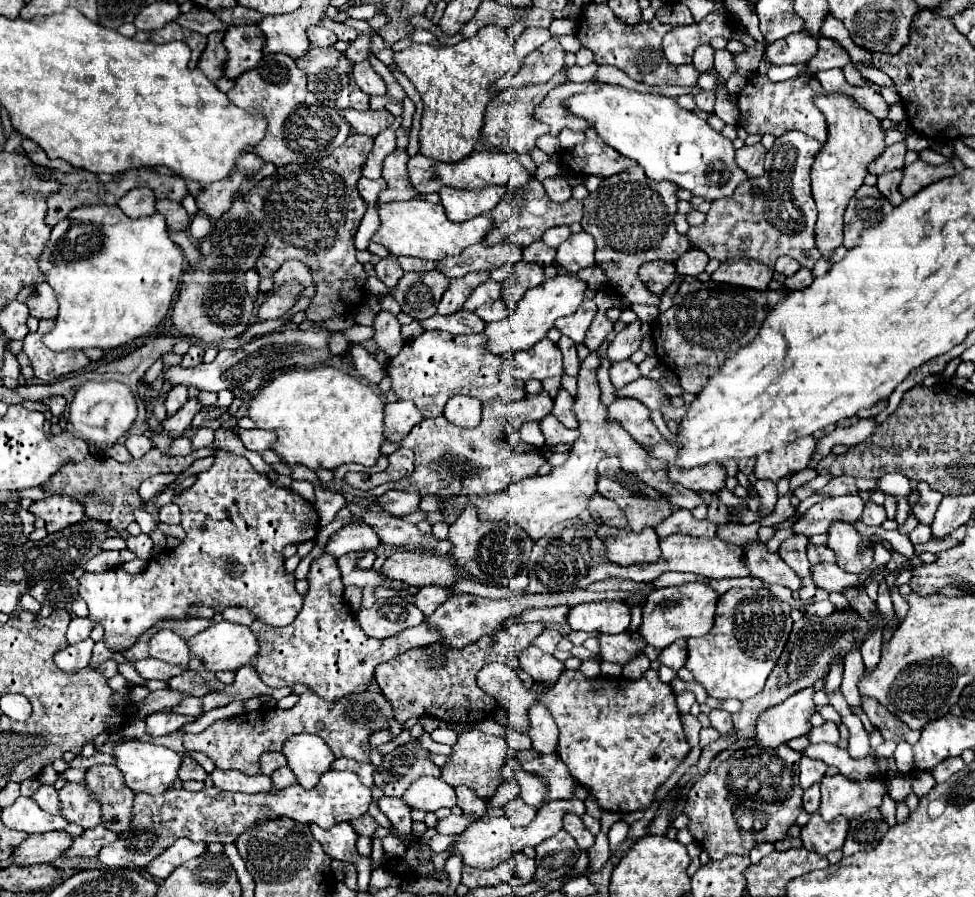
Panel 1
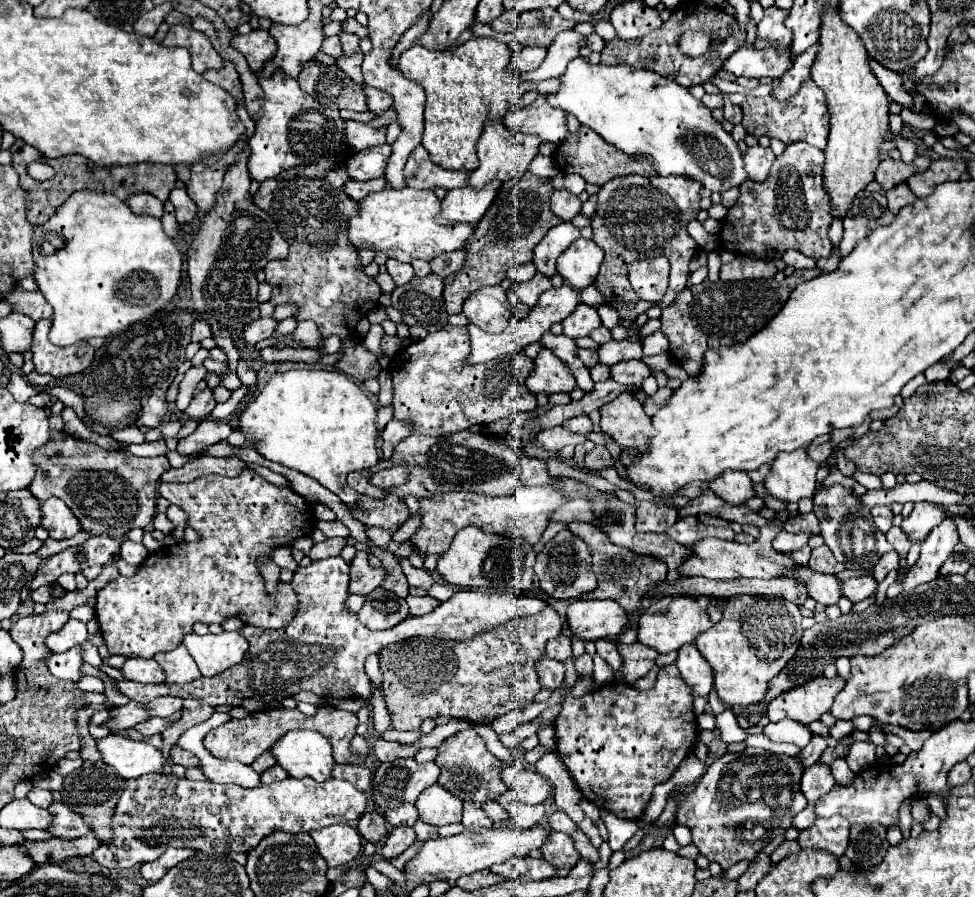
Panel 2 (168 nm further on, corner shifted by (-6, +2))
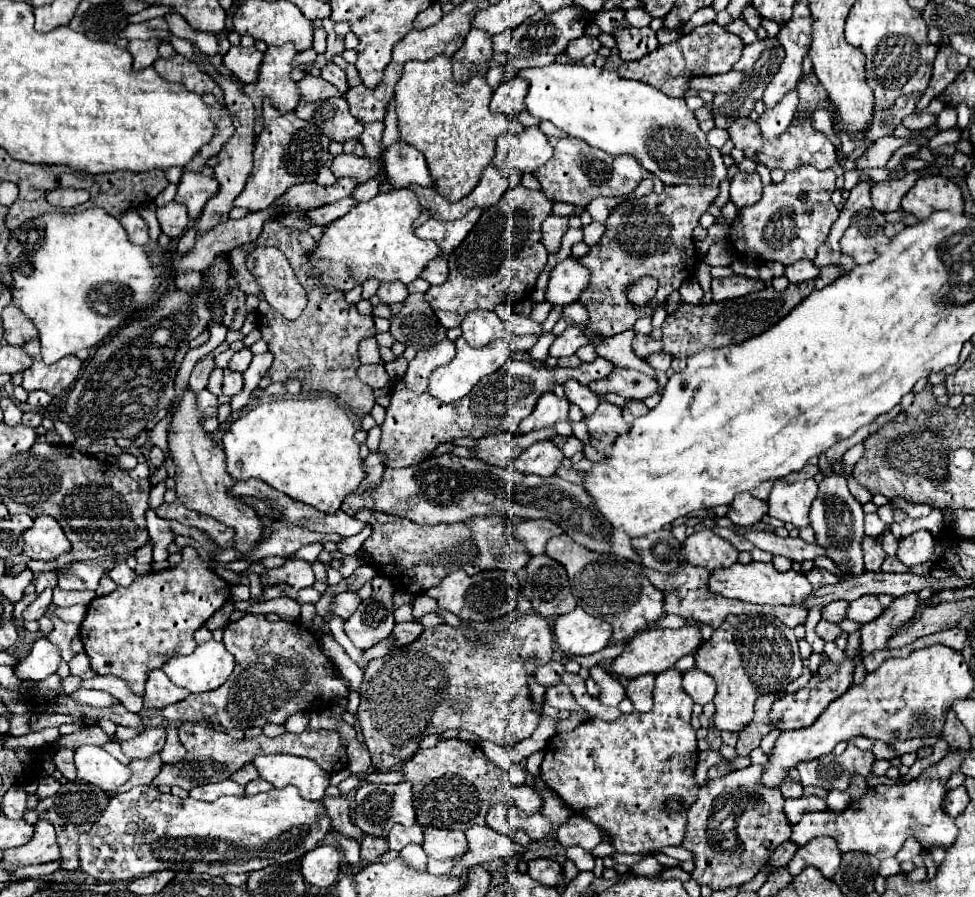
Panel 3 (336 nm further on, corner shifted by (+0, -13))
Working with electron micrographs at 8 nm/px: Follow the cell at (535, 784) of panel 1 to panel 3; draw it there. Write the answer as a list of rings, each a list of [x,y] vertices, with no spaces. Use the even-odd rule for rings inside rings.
[[[529,785],[517,787],[517,789],[513,791],[513,803],[515,803],[521,811],[525,811],[525,813],[529,813],[529,815],[541,811],[541,805],[543,805],[539,793],[537,793],[533,787],[529,787]]]

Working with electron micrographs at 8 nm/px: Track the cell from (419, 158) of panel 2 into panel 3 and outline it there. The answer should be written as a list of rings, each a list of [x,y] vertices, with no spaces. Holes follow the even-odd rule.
[[[397,141],[389,145],[383,153],[383,167],[395,189],[409,187],[409,185],[421,185],[421,187],[433,185],[425,159],[415,147],[407,143]]]

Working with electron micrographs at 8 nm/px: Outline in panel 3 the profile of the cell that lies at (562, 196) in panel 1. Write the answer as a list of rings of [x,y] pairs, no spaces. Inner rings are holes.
[[[549,215],[547,221],[543,223],[541,227],[541,233],[543,233],[543,245],[549,253],[557,253],[559,247],[561,247],[561,237],[563,233],[569,229],[569,219],[567,217],[553,217]]]

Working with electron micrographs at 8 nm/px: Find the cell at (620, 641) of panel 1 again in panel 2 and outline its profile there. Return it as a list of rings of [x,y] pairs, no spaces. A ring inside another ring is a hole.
[[[615,642],[615,644],[623,658],[621,676],[627,684],[633,684],[635,680],[643,678],[655,666],[655,658],[659,656],[659,652],[653,652],[653,648],[645,648],[641,642],[635,644]]]

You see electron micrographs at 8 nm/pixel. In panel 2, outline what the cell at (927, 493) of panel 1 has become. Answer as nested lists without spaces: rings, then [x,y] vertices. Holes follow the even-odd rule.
[[[919,502],[919,504],[915,504],[911,516],[903,520],[901,528],[907,532],[907,536],[913,542],[915,540],[925,540],[927,534],[947,516],[947,512],[949,512],[949,506]]]

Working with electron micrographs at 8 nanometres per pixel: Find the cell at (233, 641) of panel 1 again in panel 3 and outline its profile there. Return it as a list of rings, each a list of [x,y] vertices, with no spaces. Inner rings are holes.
[[[207,641],[197,645],[191,655],[173,657],[161,669],[179,687],[191,693],[205,693],[221,687],[235,667],[235,659],[223,643]]]

